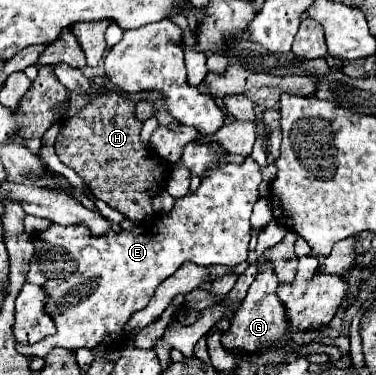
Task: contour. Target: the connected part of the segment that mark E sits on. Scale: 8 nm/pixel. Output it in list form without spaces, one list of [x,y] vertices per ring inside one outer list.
[[[247,156],[241,164],[229,164],[223,168],[213,168],[205,174],[205,180],[195,192],[189,192],[185,198],[177,200],[173,210],[167,216],[151,216],[135,226],[135,230],[114,232],[110,230],[103,236],[93,236],[87,226],[51,226],[45,232],[39,232],[35,240],[35,256],[27,274],[27,282],[41,286],[49,294],[45,306],[47,314],[57,326],[57,334],[45,338],[33,345],[16,344],[17,351],[27,358],[43,358],[53,346],[63,346],[69,350],[93,348],[101,342],[115,346],[121,338],[121,328],[131,318],[133,312],[147,306],[155,288],[169,278],[183,262],[191,260],[195,264],[225,264],[237,266],[247,260],[251,226],[249,216],[253,204],[259,200],[259,184],[263,182],[261,168]]]

